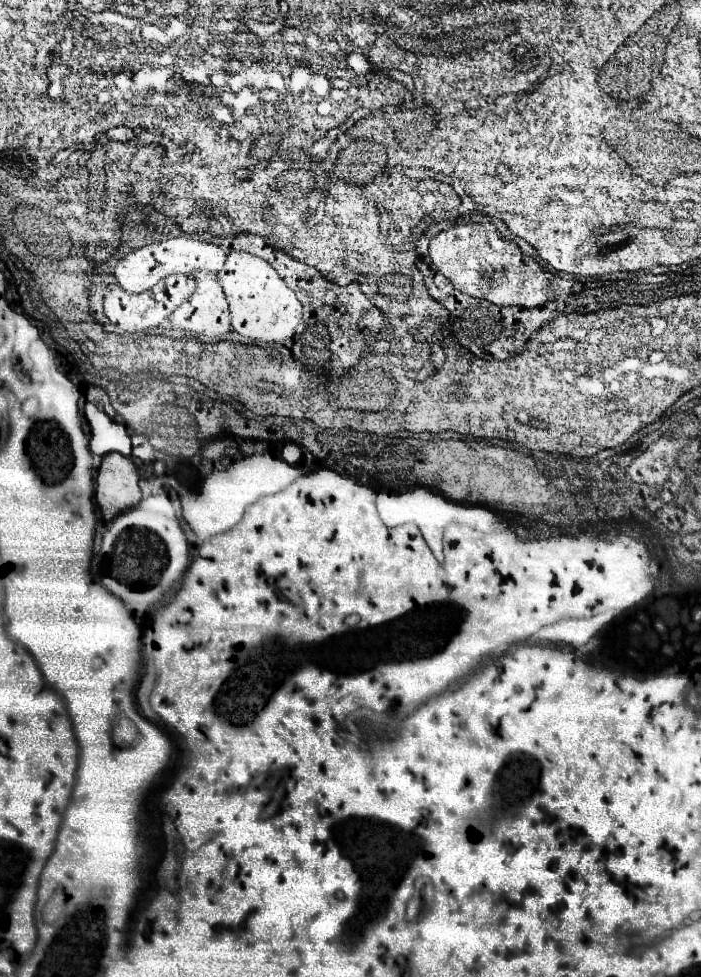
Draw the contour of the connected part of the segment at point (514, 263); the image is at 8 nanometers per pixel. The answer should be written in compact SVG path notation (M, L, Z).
M461 223L437 233L429 241L429 257L459 291L495 305L539 307L567 295L569 307L569 295L575 295L575 281L543 269L533 257L525 255L513 239L503 237L493 223Z

